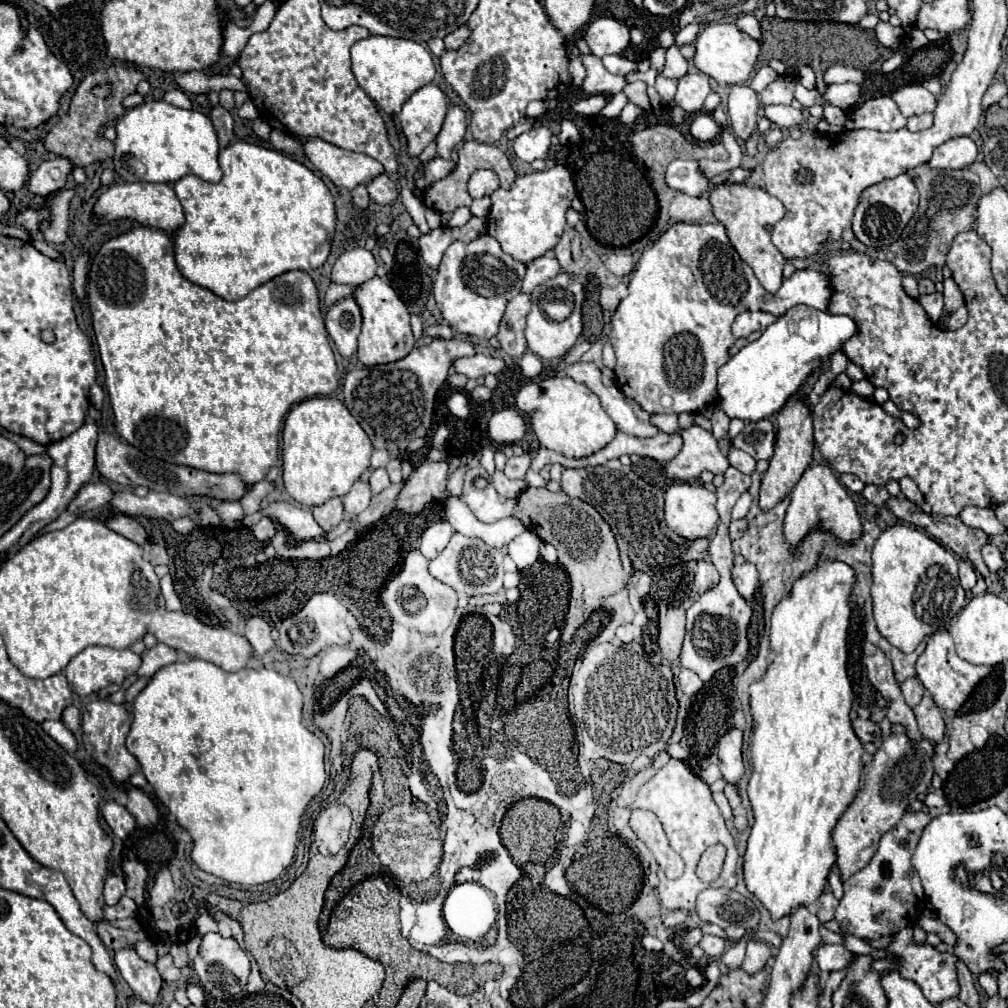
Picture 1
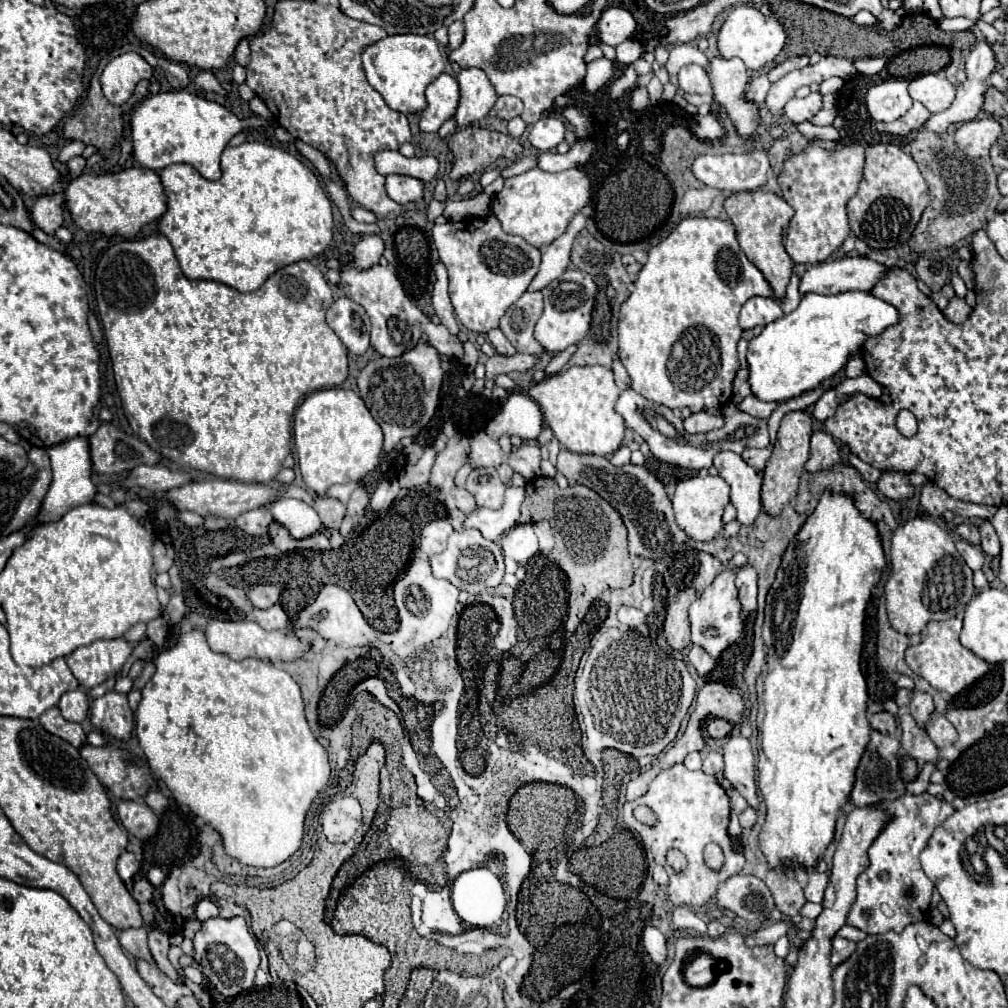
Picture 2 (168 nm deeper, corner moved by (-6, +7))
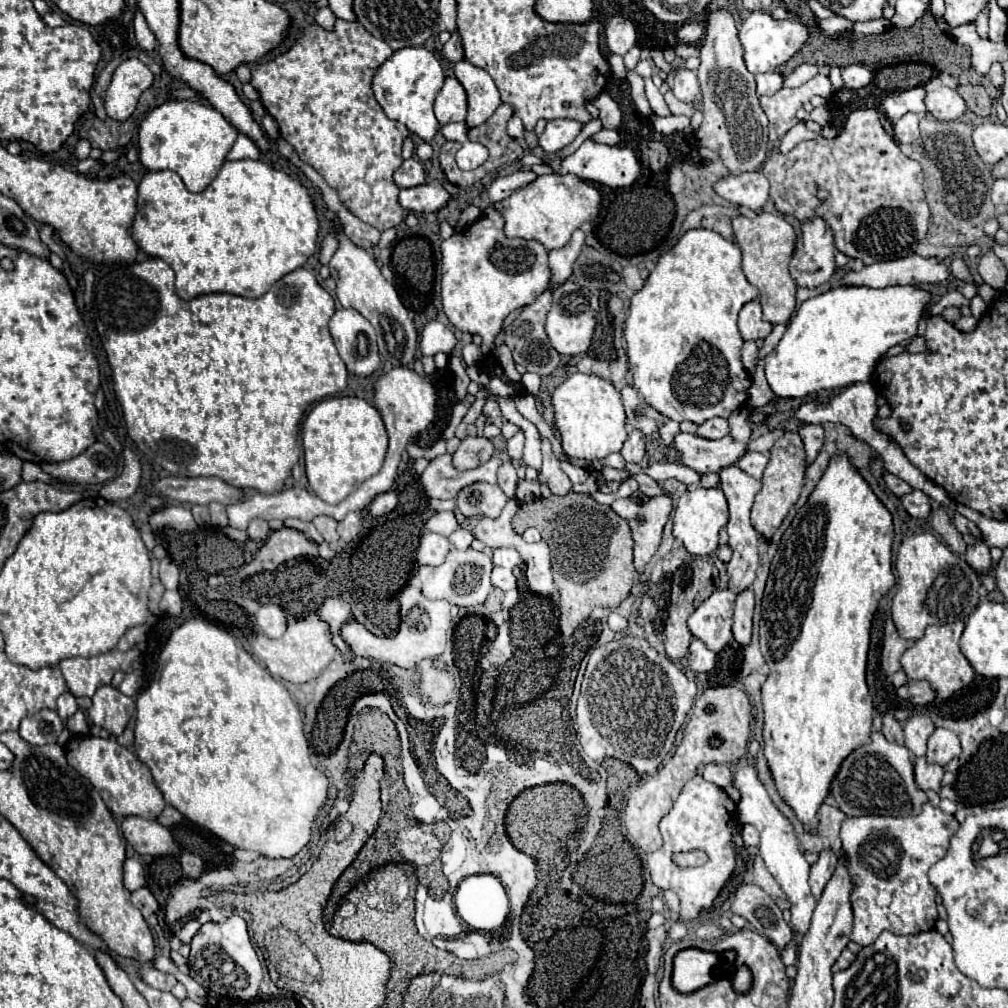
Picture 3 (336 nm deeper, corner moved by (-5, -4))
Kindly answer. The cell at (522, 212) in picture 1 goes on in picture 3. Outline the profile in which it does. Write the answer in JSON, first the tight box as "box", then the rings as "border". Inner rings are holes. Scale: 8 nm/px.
{"box":[492,174,600,250],"border":[[[546,174],[528,186],[516,190],[510,198],[496,202],[492,208],[504,218],[504,232],[508,238],[524,238],[542,242],[546,250],[562,248],[570,242],[570,236],[584,222],[592,222],[600,212],[600,192],[578,176]]]}

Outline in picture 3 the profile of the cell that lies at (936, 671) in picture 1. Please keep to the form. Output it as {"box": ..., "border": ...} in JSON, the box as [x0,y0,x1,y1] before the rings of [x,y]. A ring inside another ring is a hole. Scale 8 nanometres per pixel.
{"box":[902,622,974,698],"border":[[[954,622],[954,624],[944,624],[944,626],[930,626],[926,628],[924,636],[902,654],[902,670],[910,680],[926,680],[930,688],[938,694],[938,698],[950,698],[954,692],[962,690],[974,680],[974,668],[966,660],[966,656],[960,652],[958,640],[962,636],[964,624]]]}

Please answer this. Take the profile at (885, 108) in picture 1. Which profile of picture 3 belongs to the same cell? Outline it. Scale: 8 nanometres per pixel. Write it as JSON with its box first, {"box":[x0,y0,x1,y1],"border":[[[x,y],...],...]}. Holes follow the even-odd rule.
{"box":[880,86,926,122],"border":[[[916,86],[916,88],[904,90],[904,92],[894,92],[880,102],[880,108],[890,122],[896,122],[898,118],[902,118],[908,112],[922,114],[922,112],[926,112],[926,108],[924,108],[924,88]]]}

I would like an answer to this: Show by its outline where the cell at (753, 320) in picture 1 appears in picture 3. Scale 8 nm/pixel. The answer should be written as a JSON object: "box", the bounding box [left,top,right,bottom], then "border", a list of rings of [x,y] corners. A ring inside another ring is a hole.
{"box":[738,300,774,340],"border":[[[752,300],[740,310],[738,328],[744,340],[758,340],[758,338],[766,338],[774,326],[762,318],[760,302]]]}

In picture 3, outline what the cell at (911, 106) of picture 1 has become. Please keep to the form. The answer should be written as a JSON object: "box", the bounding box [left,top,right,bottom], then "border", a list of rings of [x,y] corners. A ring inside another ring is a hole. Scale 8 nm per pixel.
{"box":[924,88,966,120],"border":[[[934,88],[926,92],[924,98],[926,112],[930,112],[936,120],[956,120],[966,112],[964,98],[952,88]]]}

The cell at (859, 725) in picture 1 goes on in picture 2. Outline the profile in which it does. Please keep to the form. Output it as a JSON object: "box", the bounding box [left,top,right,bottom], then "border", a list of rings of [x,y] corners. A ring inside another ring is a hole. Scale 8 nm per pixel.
{"box":[869,711,897,735],"border":[[[881,711],[881,713],[875,713],[869,717],[869,723],[875,731],[883,733],[883,735],[891,735],[897,731],[897,719],[889,713],[889,711]]]}

